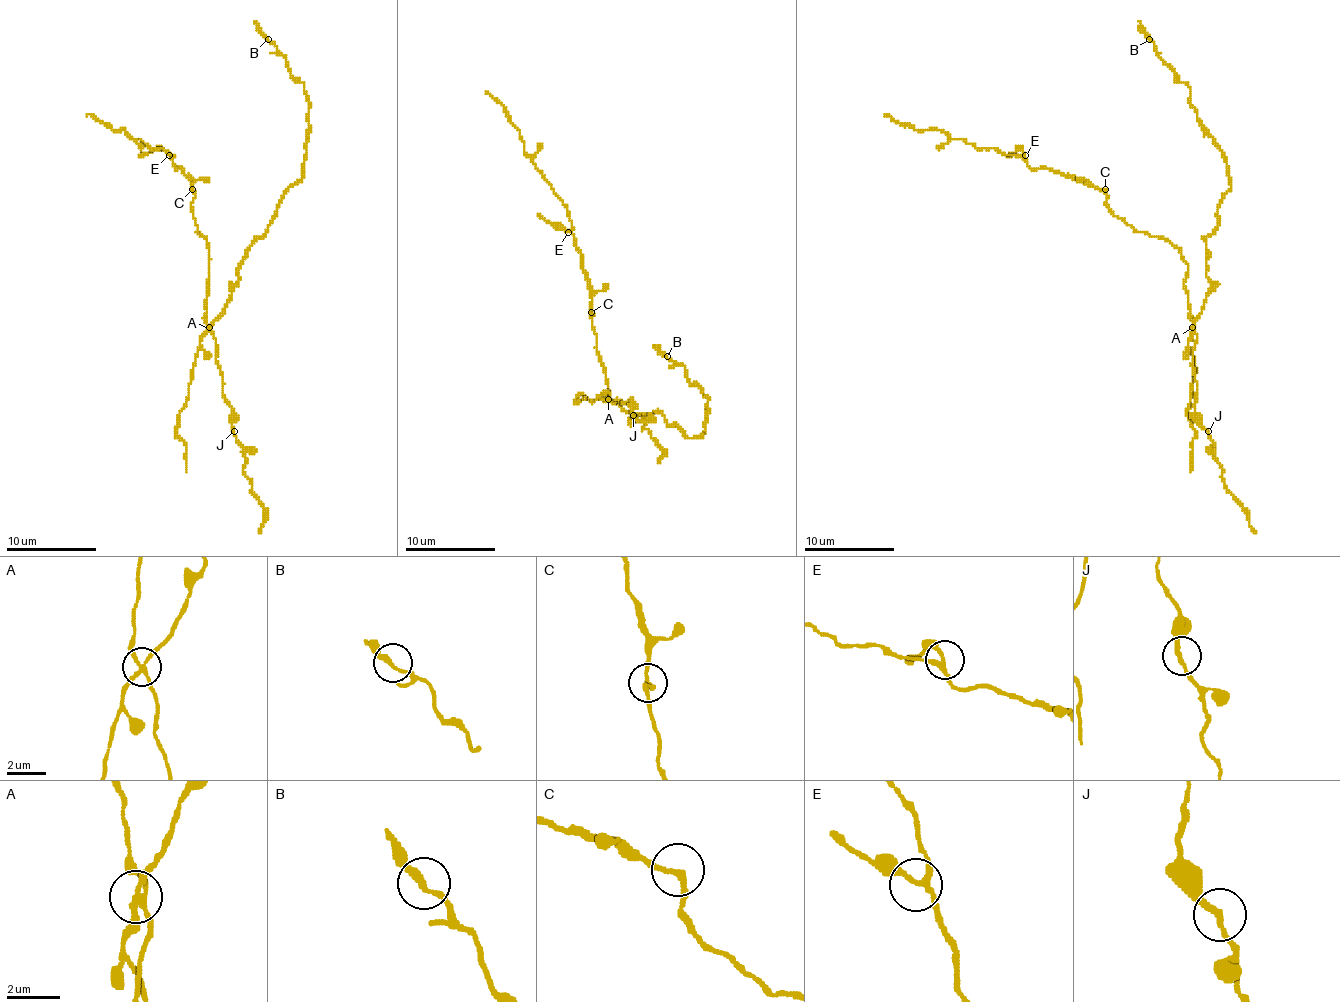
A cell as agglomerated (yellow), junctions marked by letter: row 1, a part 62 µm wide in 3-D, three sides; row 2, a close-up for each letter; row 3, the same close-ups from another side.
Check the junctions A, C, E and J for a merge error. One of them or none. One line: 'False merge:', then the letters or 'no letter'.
False merge: no letter

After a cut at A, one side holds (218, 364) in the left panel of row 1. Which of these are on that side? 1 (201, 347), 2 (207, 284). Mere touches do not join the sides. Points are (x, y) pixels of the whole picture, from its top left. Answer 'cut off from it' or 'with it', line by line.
1: cut off from it
2: with it

